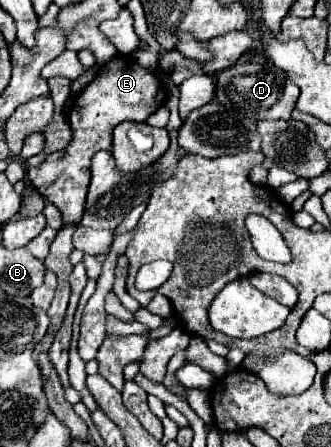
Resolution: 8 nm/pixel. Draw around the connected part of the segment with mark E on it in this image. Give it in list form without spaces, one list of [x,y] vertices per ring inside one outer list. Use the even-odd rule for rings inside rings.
[[[113,57],[93,79],[93,83],[89,83],[73,101],[71,105],[71,113],[69,113],[69,125],[73,129],[73,141],[67,149],[57,151],[53,155],[49,155],[45,159],[43,165],[39,167],[31,167],[29,169],[29,179],[33,183],[33,187],[43,193],[43,197],[47,201],[51,201],[63,215],[63,223],[79,223],[83,217],[83,209],[85,209],[85,197],[87,197],[87,189],[89,189],[89,179],[91,179],[91,159],[97,151],[101,149],[109,149],[111,147],[111,137],[113,137],[113,129],[123,123],[123,121],[145,121],[153,111],[157,111],[163,103],[167,101],[167,91],[161,85],[161,81],[145,67],[141,67],[135,57]]]

